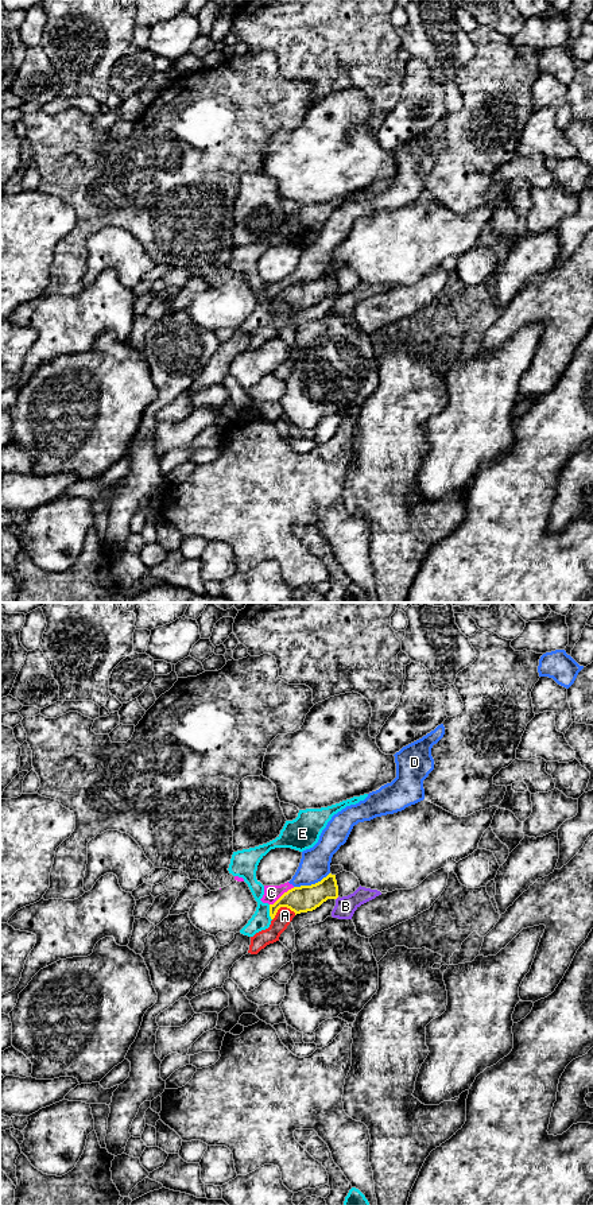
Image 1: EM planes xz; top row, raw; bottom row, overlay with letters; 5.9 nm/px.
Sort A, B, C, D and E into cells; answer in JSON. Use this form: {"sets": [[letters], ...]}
{"sets": [["A"], ["B"], ["C", "D"], ["E"]]}

